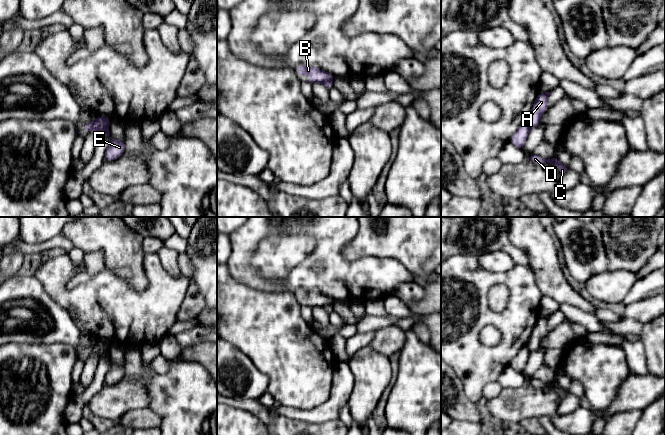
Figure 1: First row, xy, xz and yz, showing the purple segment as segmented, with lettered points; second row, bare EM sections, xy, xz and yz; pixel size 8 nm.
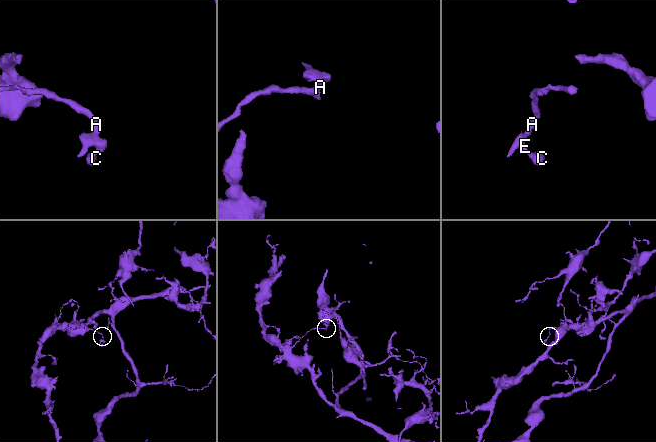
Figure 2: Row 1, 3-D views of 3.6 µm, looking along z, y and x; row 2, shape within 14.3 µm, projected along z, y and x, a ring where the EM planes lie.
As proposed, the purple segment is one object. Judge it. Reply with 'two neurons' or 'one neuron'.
two neurons

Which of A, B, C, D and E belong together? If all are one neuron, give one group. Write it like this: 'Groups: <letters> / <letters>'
Groups: A / B C D E

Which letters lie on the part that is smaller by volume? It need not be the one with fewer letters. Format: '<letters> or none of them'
B, C, D, E

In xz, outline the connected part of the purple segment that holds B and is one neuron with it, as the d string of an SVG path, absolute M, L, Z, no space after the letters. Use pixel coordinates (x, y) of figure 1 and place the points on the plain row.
M300 289L295 293L296 299L310 300L311 303L306 306L324 307L335 302L331 297L325 296L317 291Z

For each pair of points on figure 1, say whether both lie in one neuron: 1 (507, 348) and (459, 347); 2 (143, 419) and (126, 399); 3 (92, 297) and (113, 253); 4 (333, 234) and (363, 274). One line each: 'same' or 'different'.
1: same
2: different
3: different
4: same

